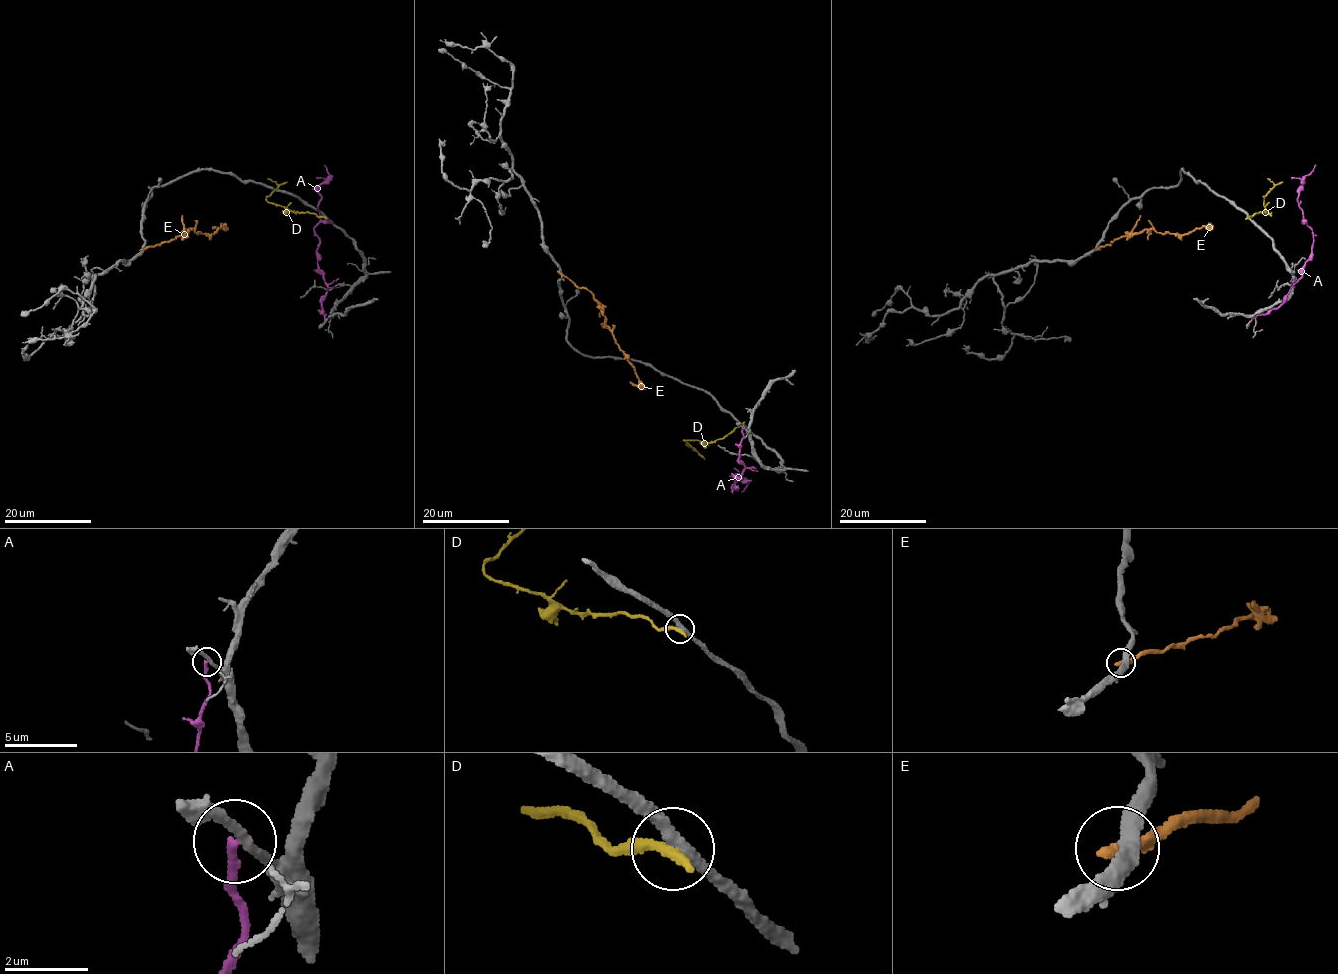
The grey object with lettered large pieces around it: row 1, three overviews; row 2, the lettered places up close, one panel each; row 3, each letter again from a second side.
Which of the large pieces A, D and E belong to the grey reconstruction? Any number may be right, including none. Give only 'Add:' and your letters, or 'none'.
Add: none

